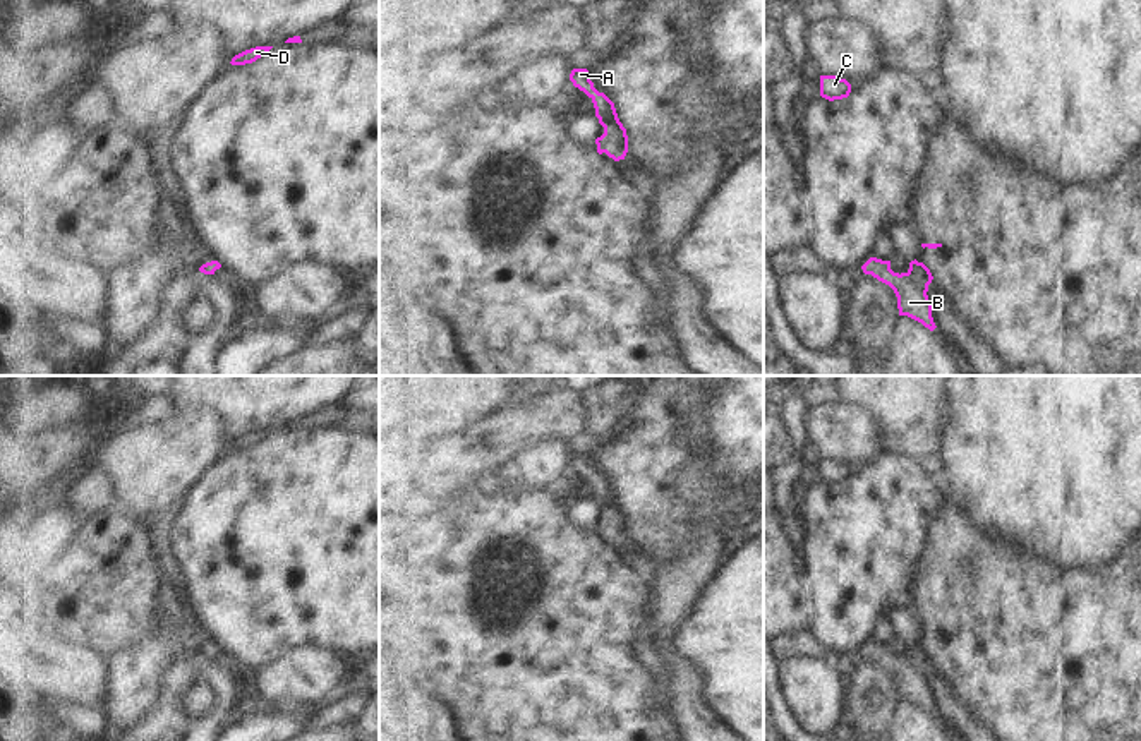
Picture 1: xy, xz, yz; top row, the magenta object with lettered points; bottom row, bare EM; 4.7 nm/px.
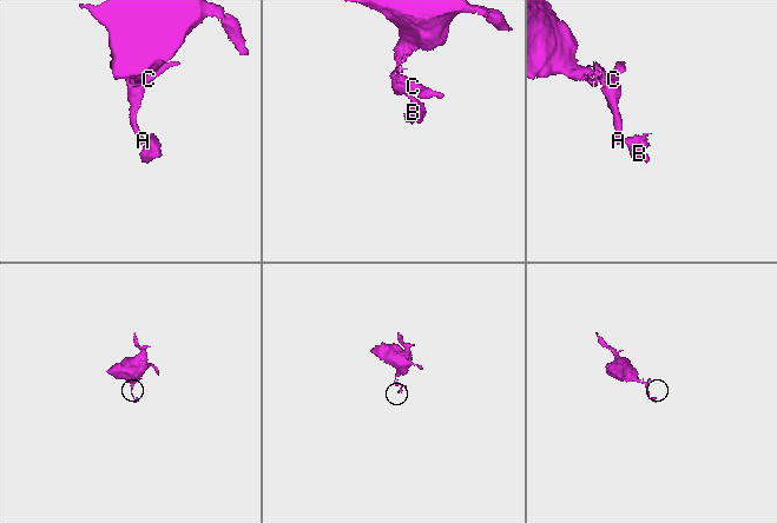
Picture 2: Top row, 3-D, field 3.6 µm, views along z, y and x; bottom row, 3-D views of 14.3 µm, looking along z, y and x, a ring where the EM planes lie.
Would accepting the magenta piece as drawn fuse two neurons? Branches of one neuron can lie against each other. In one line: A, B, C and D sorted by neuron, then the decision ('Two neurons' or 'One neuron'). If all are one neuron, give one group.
Groups: A B C D. One neuron.

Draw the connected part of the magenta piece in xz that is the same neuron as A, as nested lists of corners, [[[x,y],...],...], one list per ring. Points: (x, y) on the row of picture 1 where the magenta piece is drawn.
[[[573,69],[570,81],[592,99],[595,117],[604,127],[604,134],[595,139],[597,153],[606,153],[614,161],[625,160],[628,153],[628,136],[626,129],[618,118],[614,103],[604,93],[599,93],[594,87],[587,69]]]

